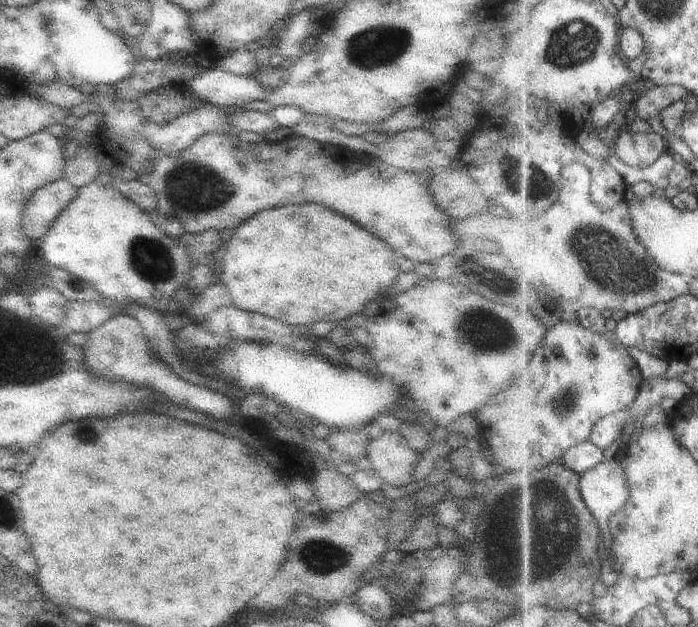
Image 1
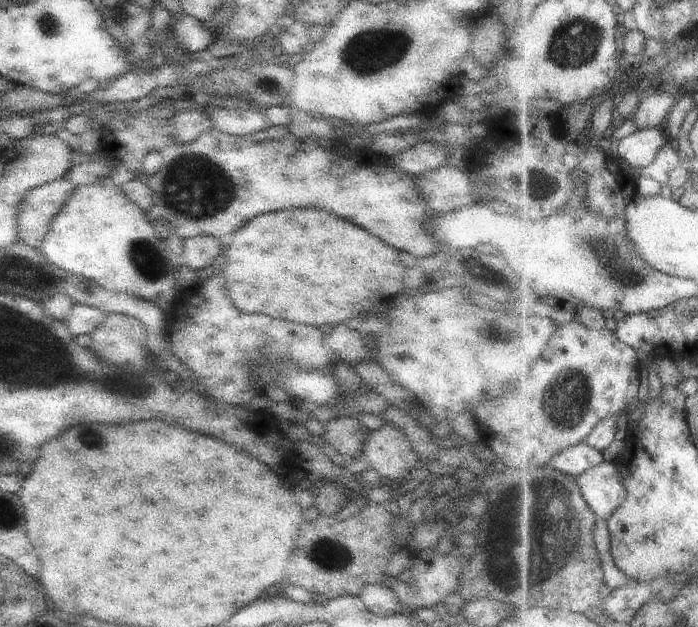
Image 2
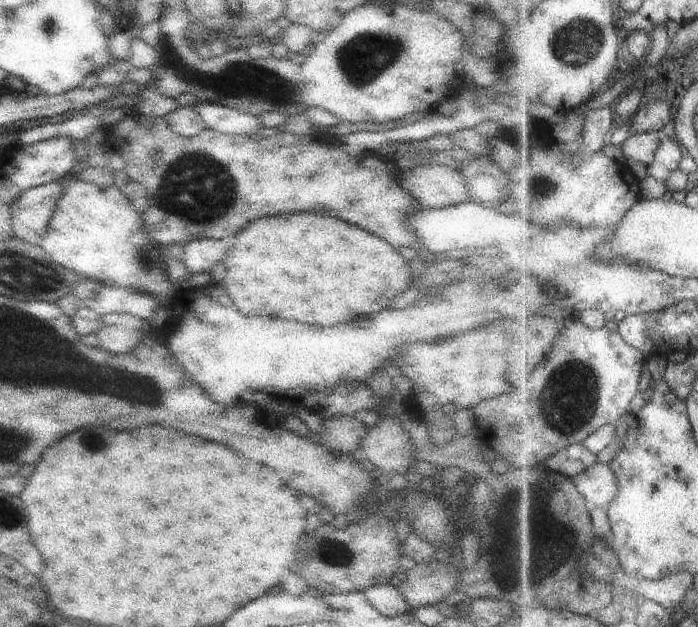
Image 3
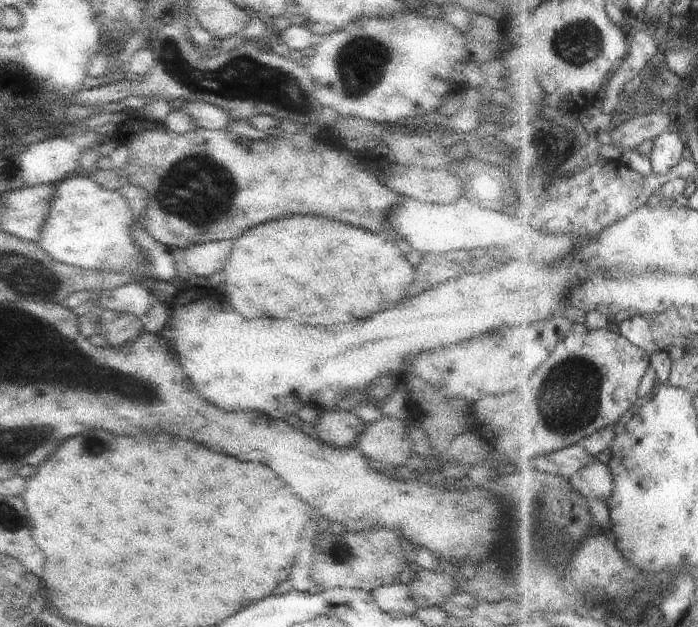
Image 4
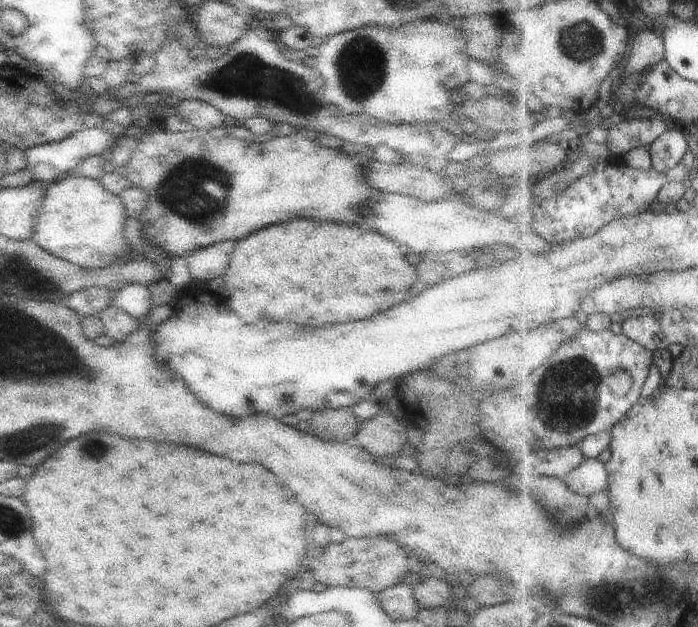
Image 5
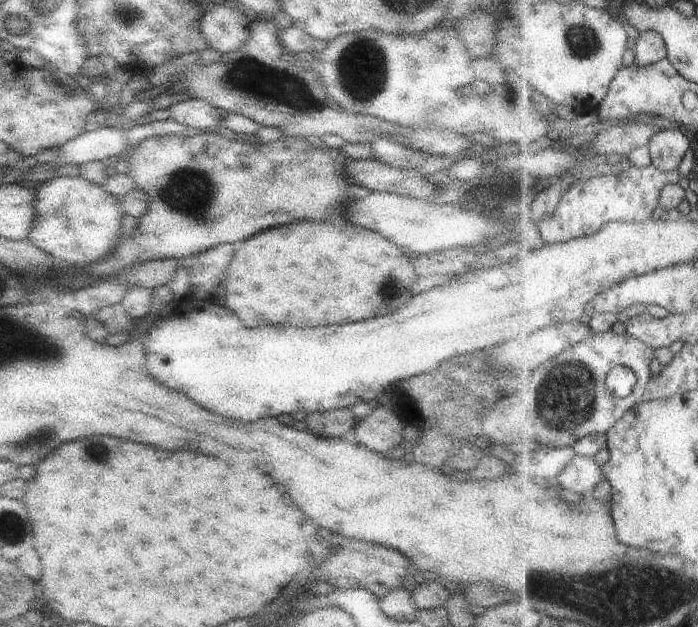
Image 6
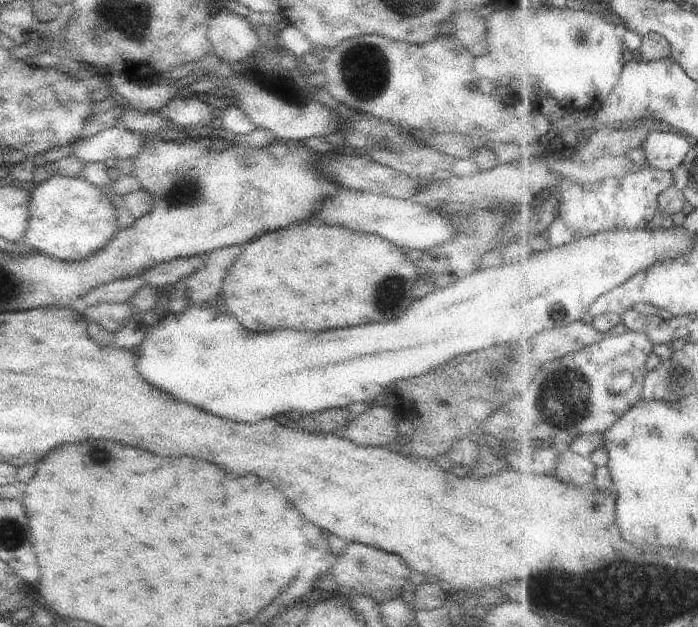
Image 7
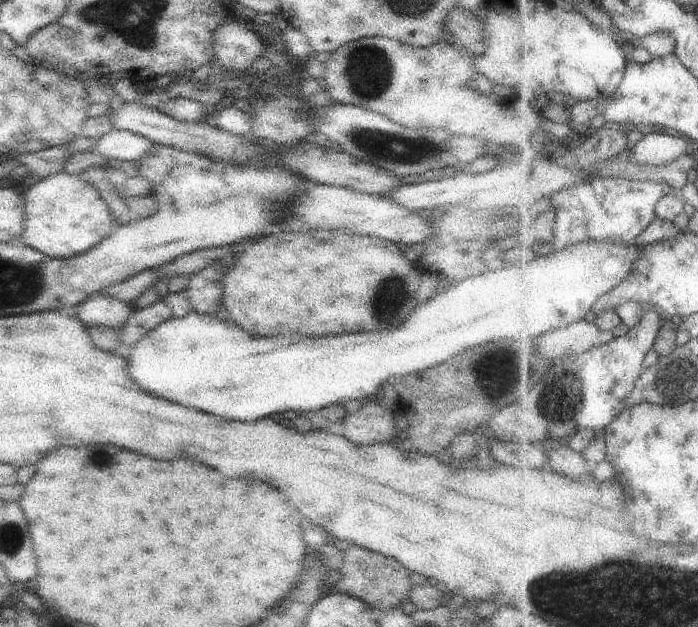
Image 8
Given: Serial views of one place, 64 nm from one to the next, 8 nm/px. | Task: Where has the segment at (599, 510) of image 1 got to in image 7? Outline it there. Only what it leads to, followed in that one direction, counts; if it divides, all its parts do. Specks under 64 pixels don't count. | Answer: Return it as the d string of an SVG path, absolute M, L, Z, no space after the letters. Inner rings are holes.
M569 446L562 447L562 458L558 462L557 476L561 482L575 486L575 488L585 488L591 486L599 467L597 467L587 455L579 455L572 452Z

